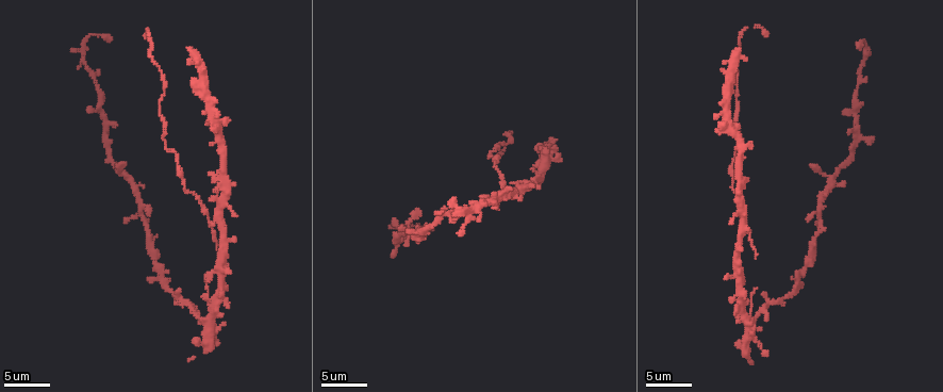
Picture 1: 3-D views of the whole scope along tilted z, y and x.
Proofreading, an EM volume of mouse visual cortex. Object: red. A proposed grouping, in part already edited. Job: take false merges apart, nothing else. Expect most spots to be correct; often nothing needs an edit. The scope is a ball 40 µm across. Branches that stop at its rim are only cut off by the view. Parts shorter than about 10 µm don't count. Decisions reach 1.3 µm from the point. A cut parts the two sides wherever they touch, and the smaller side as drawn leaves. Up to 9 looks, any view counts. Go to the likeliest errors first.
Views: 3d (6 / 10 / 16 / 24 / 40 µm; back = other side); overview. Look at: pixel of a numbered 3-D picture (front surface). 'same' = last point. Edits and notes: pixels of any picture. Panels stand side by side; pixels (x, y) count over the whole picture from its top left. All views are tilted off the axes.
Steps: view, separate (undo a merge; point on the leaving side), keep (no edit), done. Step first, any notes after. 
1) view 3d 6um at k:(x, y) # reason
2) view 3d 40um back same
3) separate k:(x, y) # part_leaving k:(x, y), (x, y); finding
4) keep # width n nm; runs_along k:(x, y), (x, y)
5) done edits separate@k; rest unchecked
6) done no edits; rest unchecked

view 3d 10um at 1:(215, 221) # four or more arms meet

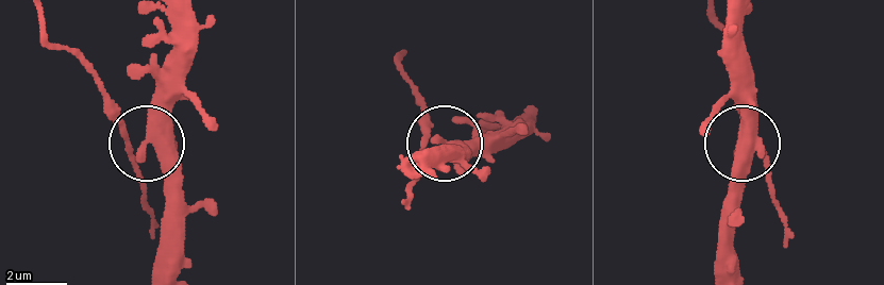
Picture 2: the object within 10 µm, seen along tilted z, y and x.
view 3d 10um back at 2:(147, 143)

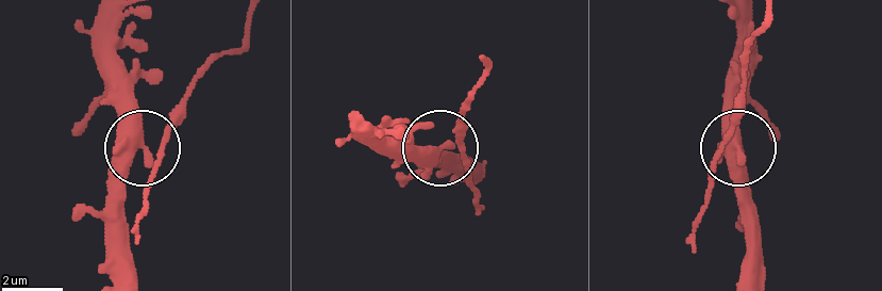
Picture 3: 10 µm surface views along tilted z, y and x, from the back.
keep # side_arm 22 um; one neuron here

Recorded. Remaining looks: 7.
view 3d 10um at 1:(176, 163) # thick turns thin

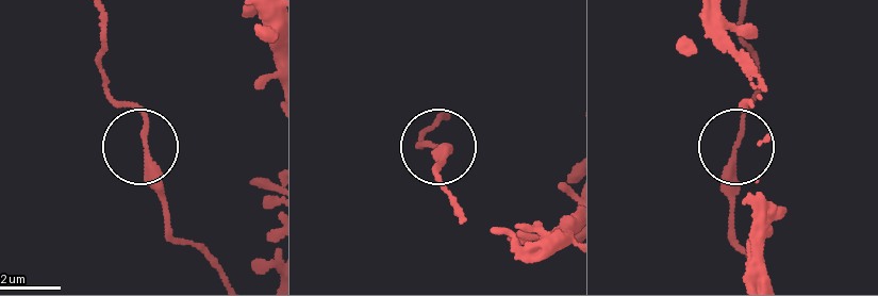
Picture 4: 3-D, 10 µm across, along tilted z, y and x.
keep # runs_along 4:(459, 216), (441, 170), (450, 148), (419, 137); continuous, no second neuron

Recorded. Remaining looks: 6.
view 3d 10um at 1:(214, 297) # a narrow waist

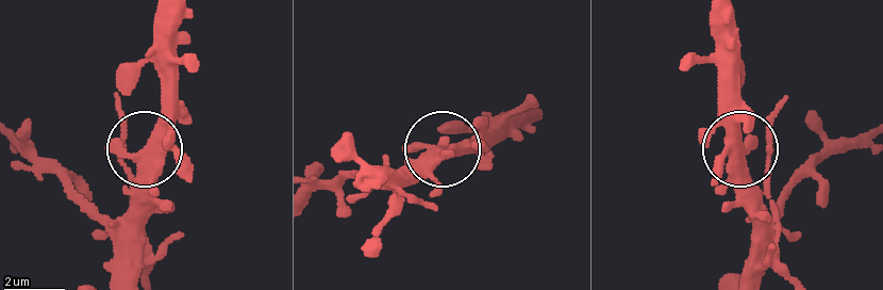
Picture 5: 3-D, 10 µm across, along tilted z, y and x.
keep # width 360 nm; runs_along 5:(104, 218), (129, 205), (162, 97), (179, 78); continuous, no second neuron

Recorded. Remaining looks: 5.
view 3d 10um at 1:(142, 205) # thick turns thin

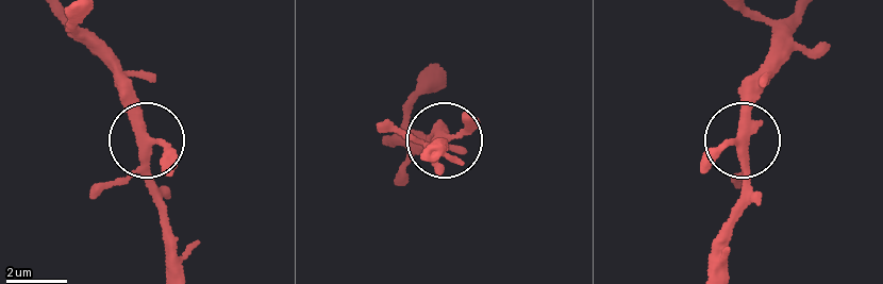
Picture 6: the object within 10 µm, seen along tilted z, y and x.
keep # runs_along 6:(709, 265), (739, 194), (747, 100), (765, 60); continuous, no second neuron

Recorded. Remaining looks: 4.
done no edits; rest unchecked

